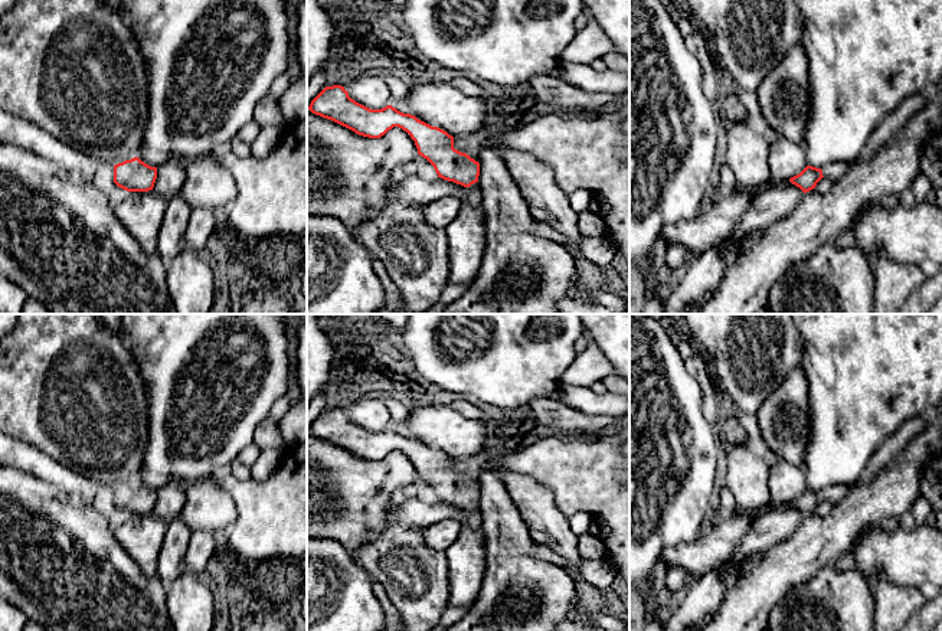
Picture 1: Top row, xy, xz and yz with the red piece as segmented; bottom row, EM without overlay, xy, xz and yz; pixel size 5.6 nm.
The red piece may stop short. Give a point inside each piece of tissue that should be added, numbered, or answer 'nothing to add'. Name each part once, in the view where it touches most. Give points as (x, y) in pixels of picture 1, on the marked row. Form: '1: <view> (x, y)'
1: xz (474, 198)

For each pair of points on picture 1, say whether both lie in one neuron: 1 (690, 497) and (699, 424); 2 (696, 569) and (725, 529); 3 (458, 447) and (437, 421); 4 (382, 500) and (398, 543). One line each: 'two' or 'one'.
1: one
2: one
3: one
4: two

